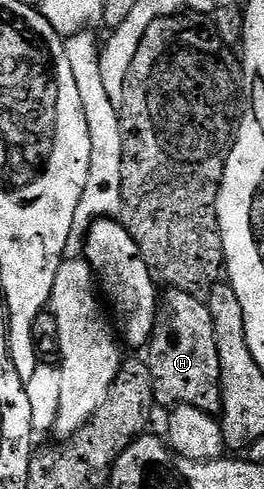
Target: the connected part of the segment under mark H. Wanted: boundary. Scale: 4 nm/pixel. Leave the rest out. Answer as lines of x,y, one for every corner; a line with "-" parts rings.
166,289
158,303
158,314
148,346
154,400
160,406
187,405
211,415
222,411
222,376
216,331
212,327
210,306
201,296

